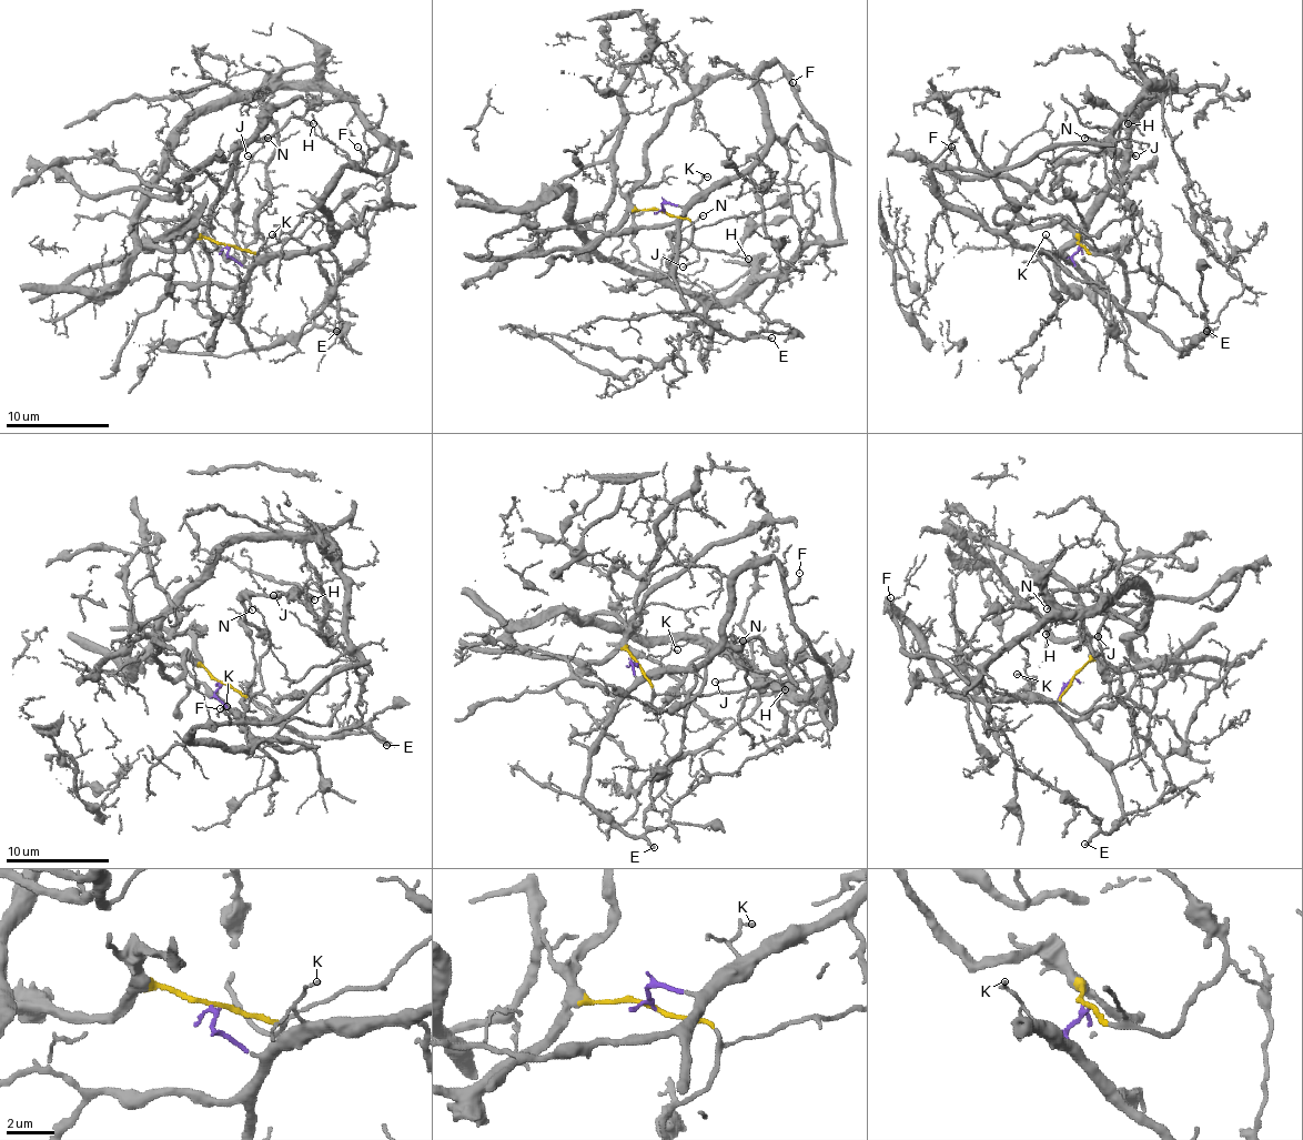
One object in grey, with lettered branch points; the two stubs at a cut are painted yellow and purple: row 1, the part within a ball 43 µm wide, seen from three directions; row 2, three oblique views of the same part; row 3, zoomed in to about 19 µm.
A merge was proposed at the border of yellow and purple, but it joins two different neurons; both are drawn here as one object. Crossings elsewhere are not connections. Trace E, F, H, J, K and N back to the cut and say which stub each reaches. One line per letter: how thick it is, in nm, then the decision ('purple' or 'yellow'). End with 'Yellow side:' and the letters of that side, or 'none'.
E: 220 nm | purple
F: 130 nm | purple
H: 140 nm | yellow
J: 150 nm | yellow
K: 130 nm | purple
N: 120 nm | yellow
Yellow side: H, J, N

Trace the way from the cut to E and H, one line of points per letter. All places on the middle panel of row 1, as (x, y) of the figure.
E: (660, 211), (666, 203), (682, 208), (676, 291), (689, 309), (736, 338), (773, 338)
H: (664, 211), (692, 223), (689, 244), (672, 256), (672, 272), (672, 236), (749, 260)

